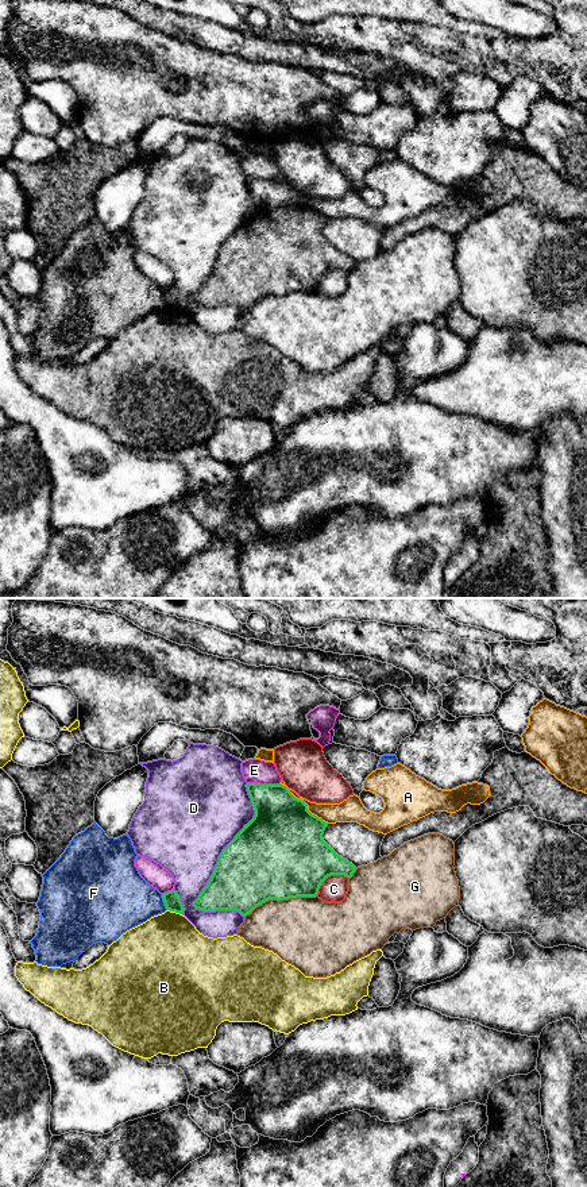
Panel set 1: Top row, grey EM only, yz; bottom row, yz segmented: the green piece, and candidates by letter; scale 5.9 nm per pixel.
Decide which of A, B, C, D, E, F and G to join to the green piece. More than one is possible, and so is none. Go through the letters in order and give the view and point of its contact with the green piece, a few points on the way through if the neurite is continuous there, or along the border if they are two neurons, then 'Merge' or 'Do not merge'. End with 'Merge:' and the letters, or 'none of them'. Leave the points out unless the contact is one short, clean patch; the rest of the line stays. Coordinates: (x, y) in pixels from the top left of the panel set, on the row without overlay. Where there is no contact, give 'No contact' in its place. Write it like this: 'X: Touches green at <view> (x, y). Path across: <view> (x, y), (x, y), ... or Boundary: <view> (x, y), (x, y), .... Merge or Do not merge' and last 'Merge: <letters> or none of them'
A: Touches green at yz (306, 200). Do not merge
B: Touches green at yz (176, 307). Do not merge
C: Touches green at yz (329, 270). Do not merge
D: Touches green at yz (226, 242). Do not merge
E: Touches green at yz (263, 180). Do not merge
F: Touches green at yz (165, 297). Do not merge
G: Touches green at yz (280, 295). Do not merge
Merge: none of them

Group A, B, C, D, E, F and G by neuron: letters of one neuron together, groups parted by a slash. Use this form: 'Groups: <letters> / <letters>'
Groups: A / B / C / D / E / F / G

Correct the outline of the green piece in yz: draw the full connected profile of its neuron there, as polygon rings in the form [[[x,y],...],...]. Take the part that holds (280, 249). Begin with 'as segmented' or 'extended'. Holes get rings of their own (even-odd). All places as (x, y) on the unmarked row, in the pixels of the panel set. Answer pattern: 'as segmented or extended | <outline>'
as segmented | [[[246,180],[254,213],[223,244],[211,274],[193,301],[202,307],[235,305],[250,309],[269,294],[316,292],[331,270],[351,273],[356,262],[339,251],[323,234],[328,217],[308,205],[283,180]]]

